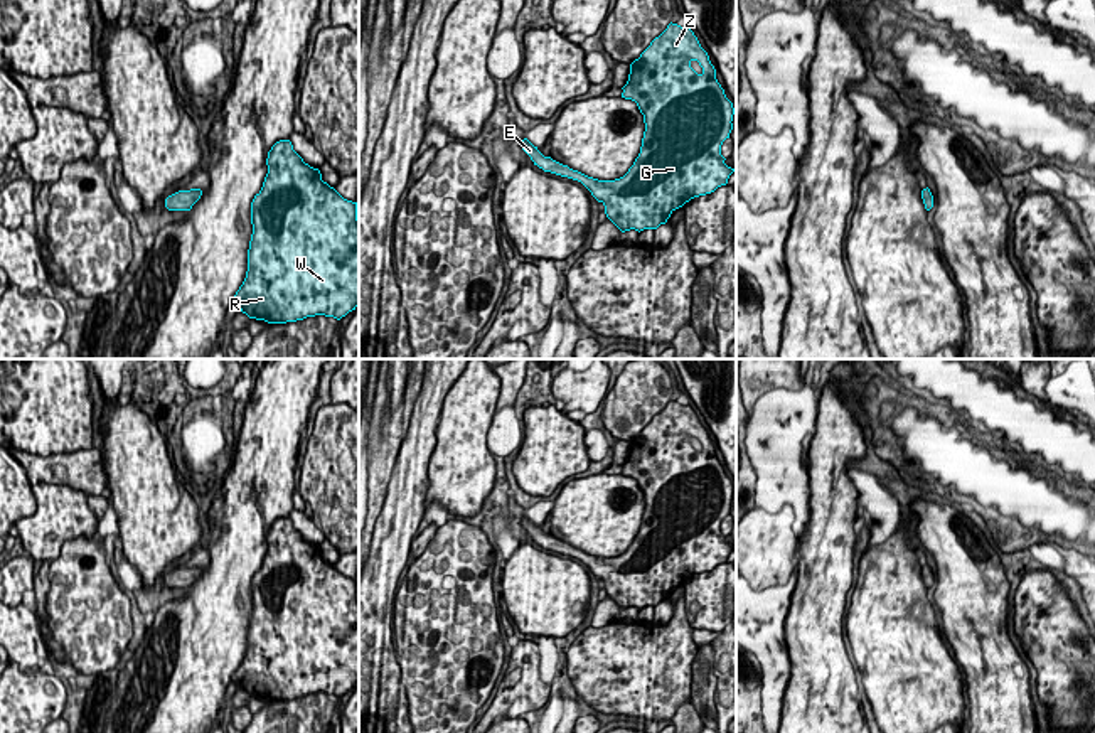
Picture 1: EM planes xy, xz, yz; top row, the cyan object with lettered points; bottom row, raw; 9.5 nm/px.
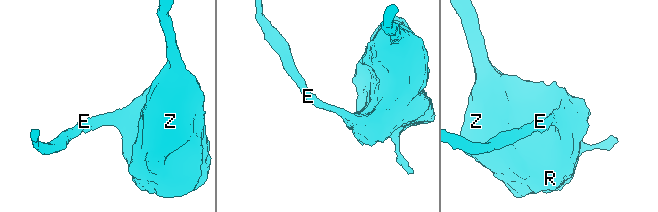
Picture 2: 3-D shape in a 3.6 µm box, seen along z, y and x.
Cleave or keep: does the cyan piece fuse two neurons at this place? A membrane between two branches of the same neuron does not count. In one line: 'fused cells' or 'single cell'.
single cell

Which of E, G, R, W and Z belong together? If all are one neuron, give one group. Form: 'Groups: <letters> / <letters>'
Groups: E G R W Z

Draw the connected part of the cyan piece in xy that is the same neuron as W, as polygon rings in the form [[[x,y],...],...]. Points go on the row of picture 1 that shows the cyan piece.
[[[290,140],[268,152],[268,174],[251,202],[248,271],[234,302],[249,318],[286,324],[325,315],[340,320],[359,305],[357,202],[344,199],[293,150]]]

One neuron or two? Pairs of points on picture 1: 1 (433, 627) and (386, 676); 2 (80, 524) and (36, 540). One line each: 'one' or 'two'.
1: two
2: one

